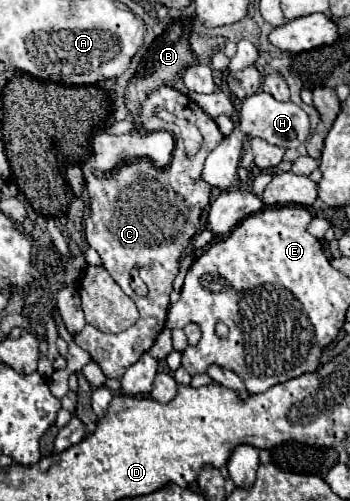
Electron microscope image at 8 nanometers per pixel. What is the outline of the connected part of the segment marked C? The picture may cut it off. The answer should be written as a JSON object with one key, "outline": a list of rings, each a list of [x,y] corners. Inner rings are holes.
{"outline":[[[161,86],[155,90],[141,108],[139,128],[145,130],[169,130],[171,134],[179,132],[177,126],[165,124],[155,110],[169,110],[177,118],[185,118],[203,134],[203,146],[197,154],[187,156],[183,144],[177,144],[173,152],[173,160],[167,168],[155,168],[149,160],[137,160],[135,164],[123,164],[111,176],[97,176],[91,174],[89,168],[83,168],[85,186],[89,190],[89,204],[91,212],[85,218],[85,238],[91,248],[99,252],[107,272],[111,278],[123,288],[123,292],[139,306],[139,318],[143,324],[135,324],[125,332],[119,334],[105,334],[93,326],[85,326],[73,340],[87,350],[93,360],[99,364],[107,378],[117,378],[125,374],[129,366],[133,366],[155,342],[159,332],[165,326],[167,308],[169,308],[169,294],[173,290],[173,280],[179,272],[179,260],[183,250],[187,248],[191,236],[201,228],[201,214],[209,204],[211,186],[201,180],[201,170],[207,154],[219,146],[223,140],[221,130],[217,128],[215,120],[207,116],[193,100],[185,94],[177,92],[175,88]],[[139,266],[141,278],[149,288],[147,298],[139,298],[129,286],[129,270]]]}

